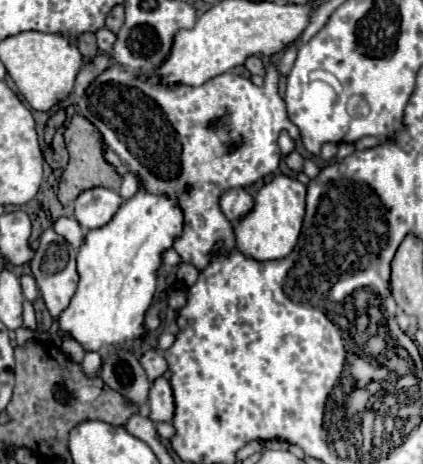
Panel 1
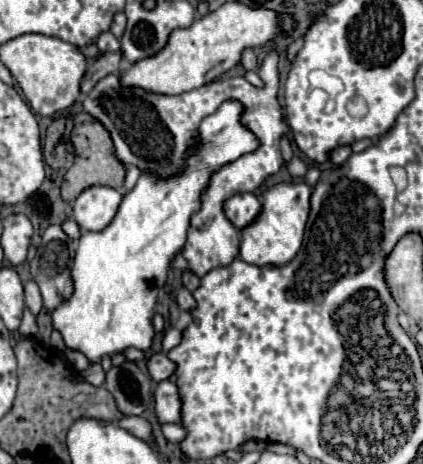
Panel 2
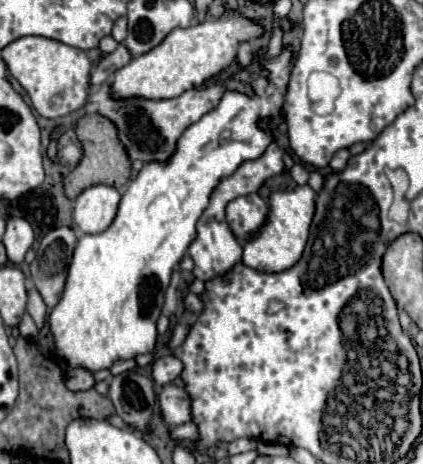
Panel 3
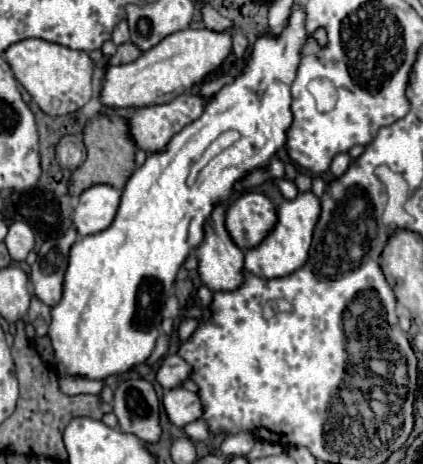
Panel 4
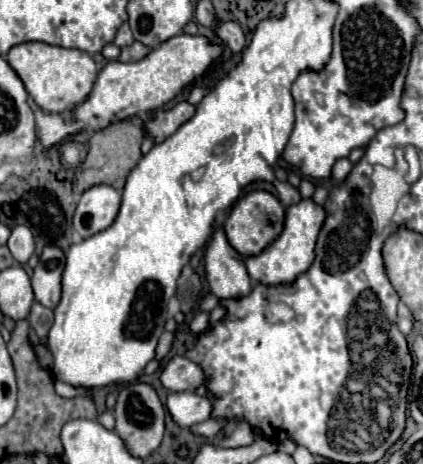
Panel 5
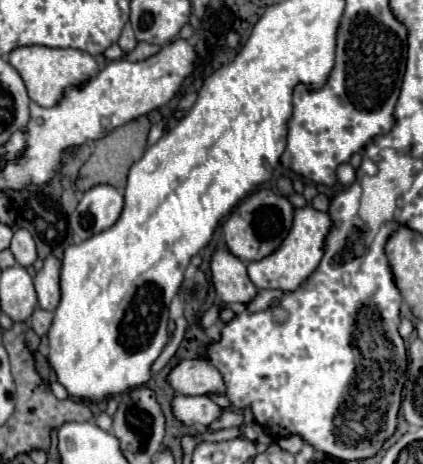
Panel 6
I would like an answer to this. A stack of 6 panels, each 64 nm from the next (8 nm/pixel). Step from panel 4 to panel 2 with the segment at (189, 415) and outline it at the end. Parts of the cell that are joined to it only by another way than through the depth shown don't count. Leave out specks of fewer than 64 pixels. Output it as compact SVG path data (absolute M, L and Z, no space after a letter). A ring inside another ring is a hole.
M164 380L158 384L156 392L154 392L154 408L156 408L156 416L162 424L170 422L170 424L180 424L182 422L182 400L178 394L178 388L174 382Z

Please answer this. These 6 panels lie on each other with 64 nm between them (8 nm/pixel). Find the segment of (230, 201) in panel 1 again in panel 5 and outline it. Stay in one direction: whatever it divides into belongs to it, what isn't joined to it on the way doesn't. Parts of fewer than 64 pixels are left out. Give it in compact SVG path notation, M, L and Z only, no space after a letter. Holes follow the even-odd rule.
M254 190L244 194L234 204L224 222L224 232L232 248L236 248L236 252L240 252L242 256L258 256L280 236L280 232L284 230L284 220L286 220L286 206L274 194L266 190Z

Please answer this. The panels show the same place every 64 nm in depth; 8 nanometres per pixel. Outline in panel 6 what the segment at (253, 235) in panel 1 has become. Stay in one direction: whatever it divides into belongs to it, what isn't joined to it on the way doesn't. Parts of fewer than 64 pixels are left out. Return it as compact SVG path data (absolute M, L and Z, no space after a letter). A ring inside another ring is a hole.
M312 206L296 208L294 226L292 226L290 234L284 238L282 246L274 254L266 256L264 260L248 264L248 276L250 276L252 284L258 290L276 288L282 292L292 292L292 290L300 288L300 284L304 284L304 280L308 280L308 276L318 268L318 264L324 256L324 242L328 236L328 228L332 228L332 220L328 214L318 212Z

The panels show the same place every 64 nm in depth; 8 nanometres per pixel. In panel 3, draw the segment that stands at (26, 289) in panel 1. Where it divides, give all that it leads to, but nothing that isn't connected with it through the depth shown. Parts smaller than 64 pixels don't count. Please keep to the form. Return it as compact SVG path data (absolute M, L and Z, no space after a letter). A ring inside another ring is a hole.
M32 288L28 292L28 314L32 316L32 320L36 322L36 326L42 330L44 324L46 324L46 314L48 314L48 308L42 300L42 296Z

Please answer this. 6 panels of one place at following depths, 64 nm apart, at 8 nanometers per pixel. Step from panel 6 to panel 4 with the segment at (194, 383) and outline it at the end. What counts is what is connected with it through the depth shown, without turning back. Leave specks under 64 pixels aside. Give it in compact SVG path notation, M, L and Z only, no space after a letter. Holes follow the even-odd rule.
M174 354L174 356L166 356L162 360L156 380L162 384L162 388L170 390L170 388L178 388L182 382L186 382L190 378L190 374L192 374L192 366L184 358Z

